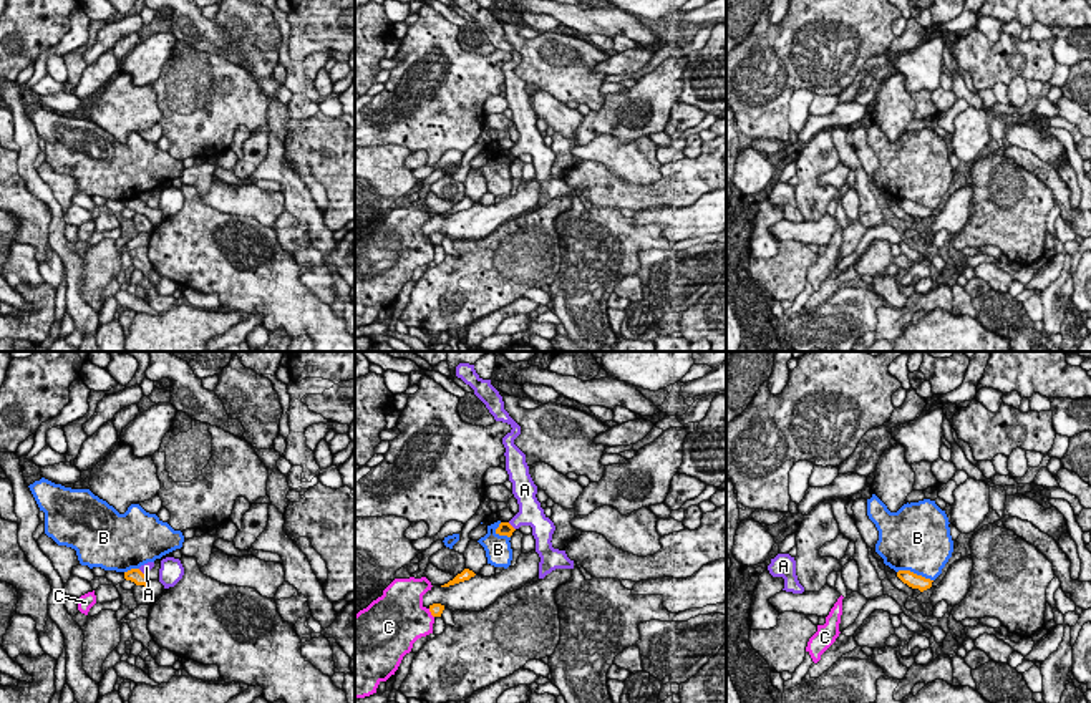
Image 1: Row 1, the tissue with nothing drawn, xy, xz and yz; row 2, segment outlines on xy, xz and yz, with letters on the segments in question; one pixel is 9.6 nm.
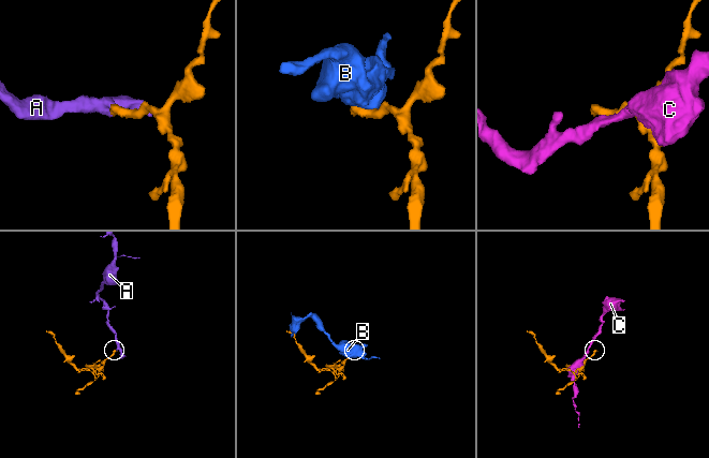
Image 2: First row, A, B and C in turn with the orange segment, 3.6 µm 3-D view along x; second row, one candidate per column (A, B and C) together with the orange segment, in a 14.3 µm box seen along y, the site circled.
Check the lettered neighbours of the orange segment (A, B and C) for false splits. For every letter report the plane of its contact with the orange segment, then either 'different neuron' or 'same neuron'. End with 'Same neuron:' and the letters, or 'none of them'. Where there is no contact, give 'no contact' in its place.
A: xz | different neuron
B: yz | different neuron
C: xz | different neuron
Same neuron: none of them

